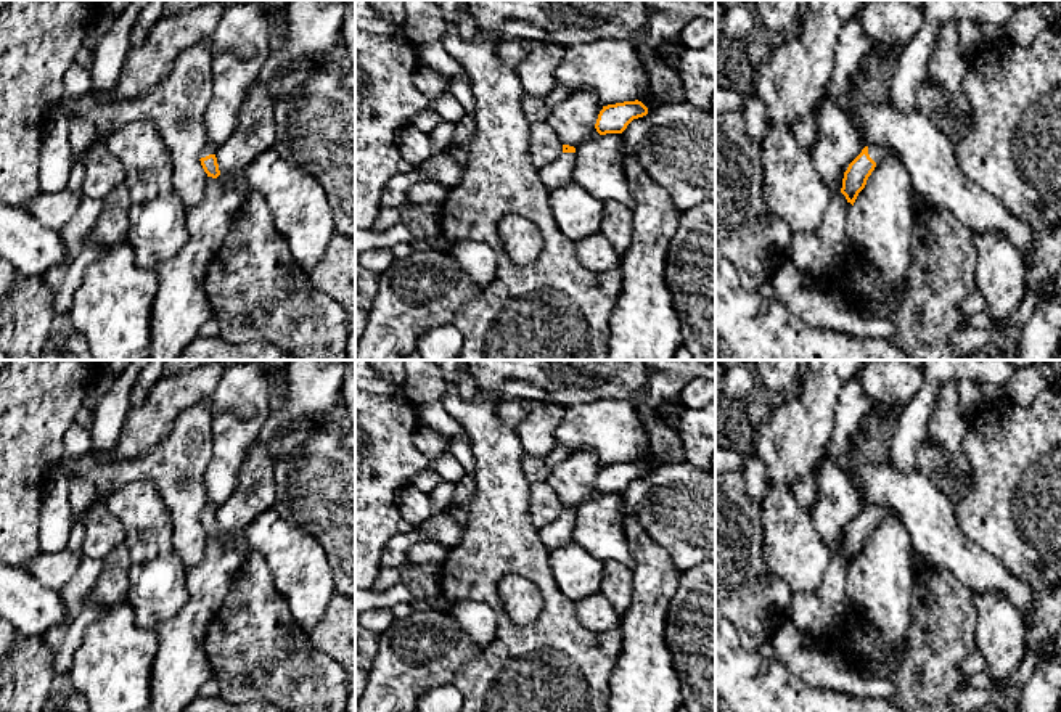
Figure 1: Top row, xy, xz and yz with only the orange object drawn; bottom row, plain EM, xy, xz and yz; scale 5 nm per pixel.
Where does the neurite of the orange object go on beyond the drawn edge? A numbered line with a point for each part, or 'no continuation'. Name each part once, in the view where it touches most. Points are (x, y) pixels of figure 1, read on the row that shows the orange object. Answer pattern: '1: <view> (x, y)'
1: yz (876, 153)

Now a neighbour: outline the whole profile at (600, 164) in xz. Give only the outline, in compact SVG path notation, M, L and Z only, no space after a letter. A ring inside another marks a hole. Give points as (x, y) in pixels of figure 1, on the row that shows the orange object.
M606 133L585 140L576 148L571 180L601 201L617 201L632 209L635 198L625 175L622 145L621 133Z

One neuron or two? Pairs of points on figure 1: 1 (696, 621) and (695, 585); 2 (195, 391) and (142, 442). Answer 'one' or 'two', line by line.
1: one
2: one

